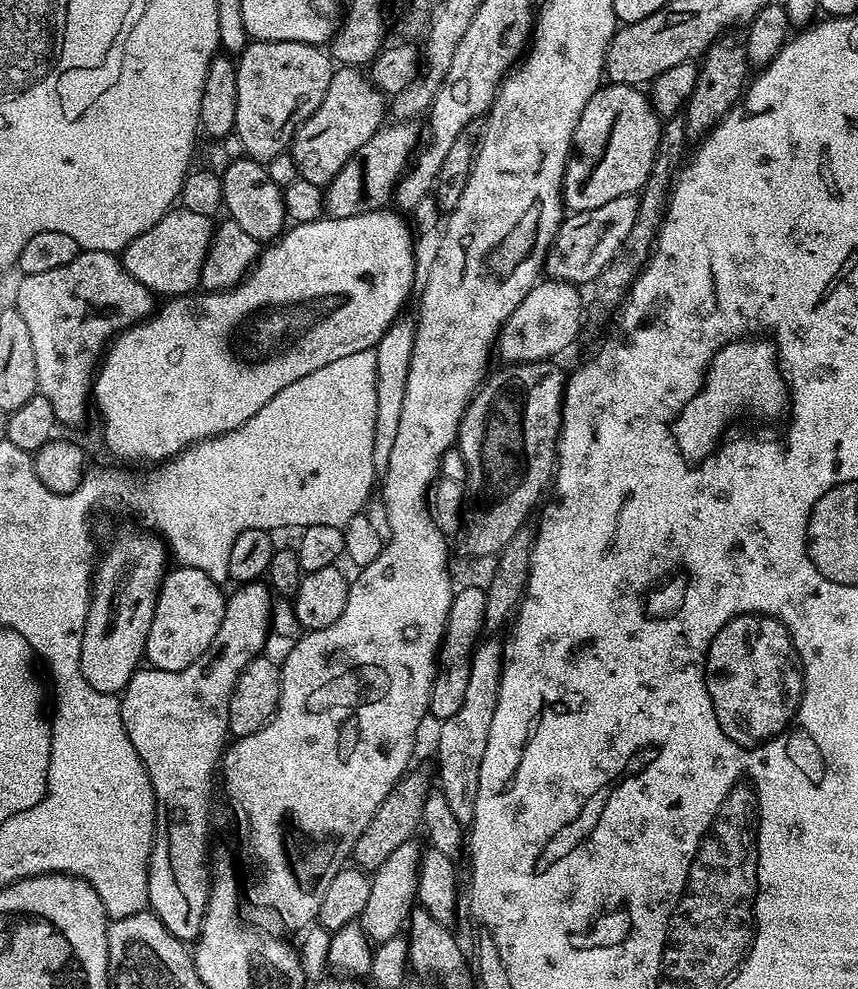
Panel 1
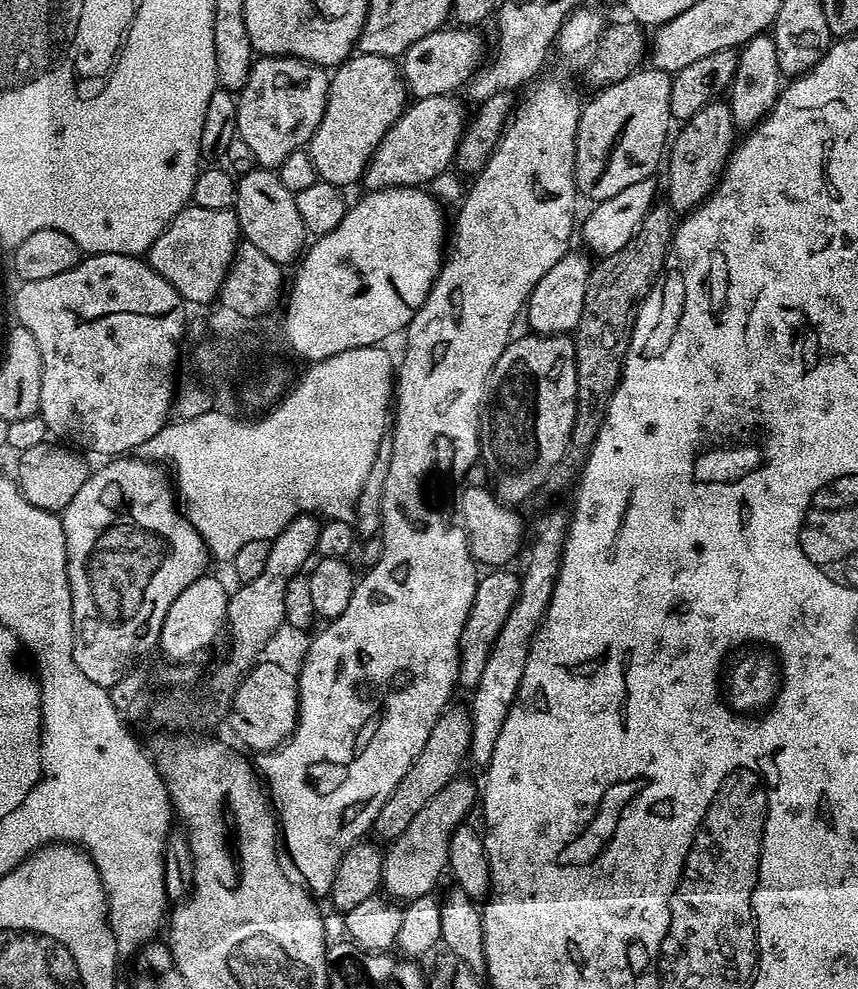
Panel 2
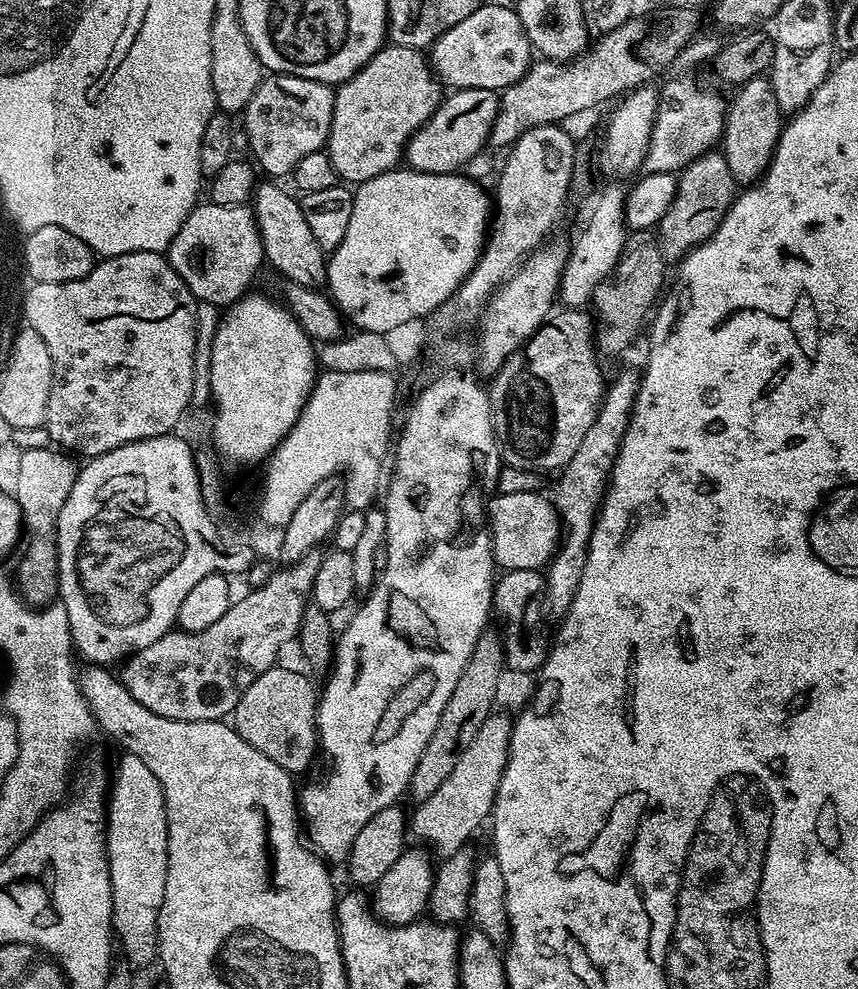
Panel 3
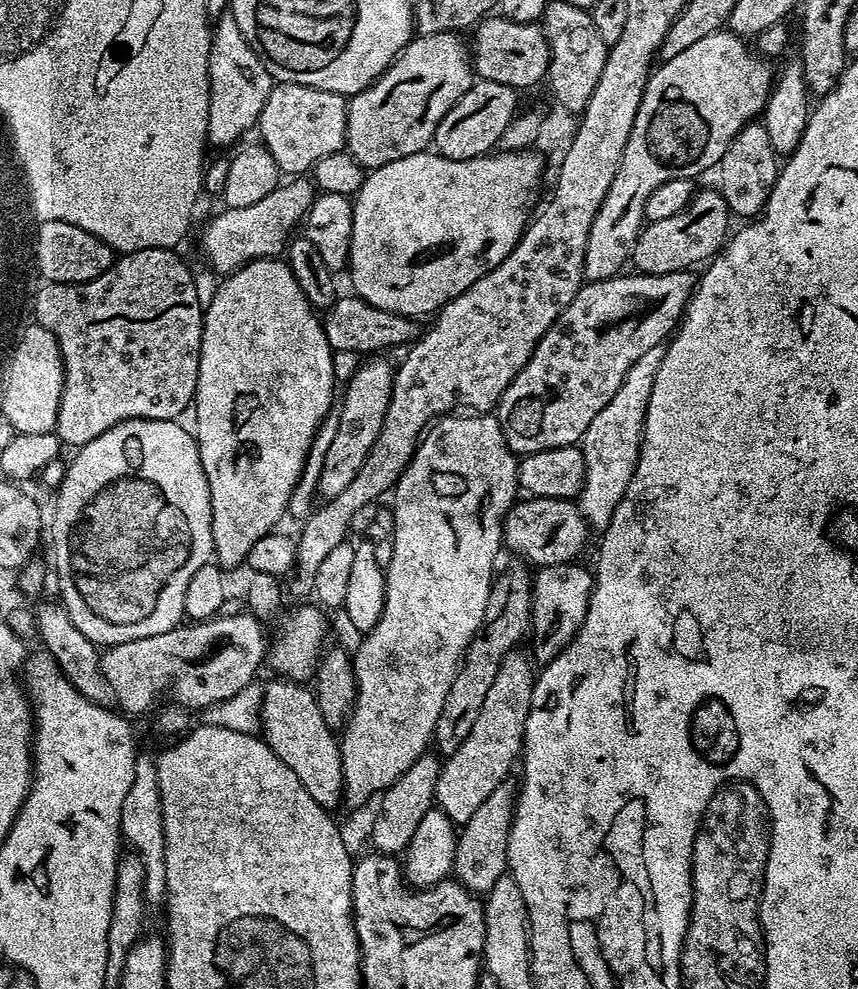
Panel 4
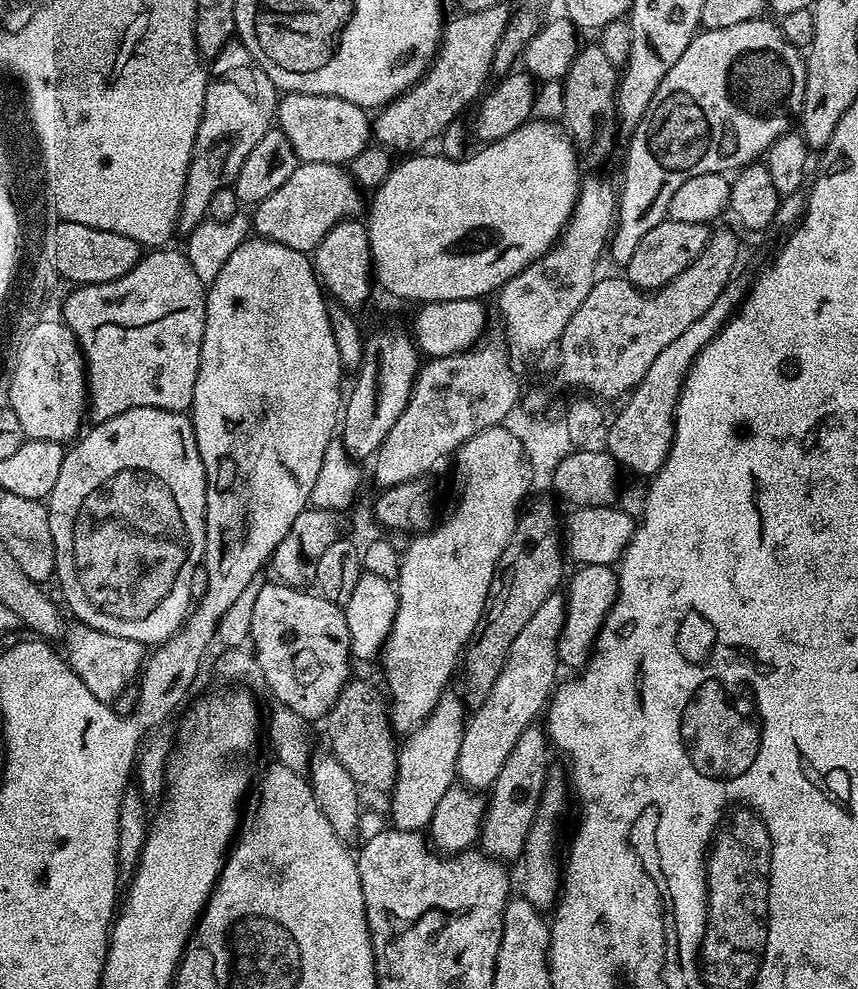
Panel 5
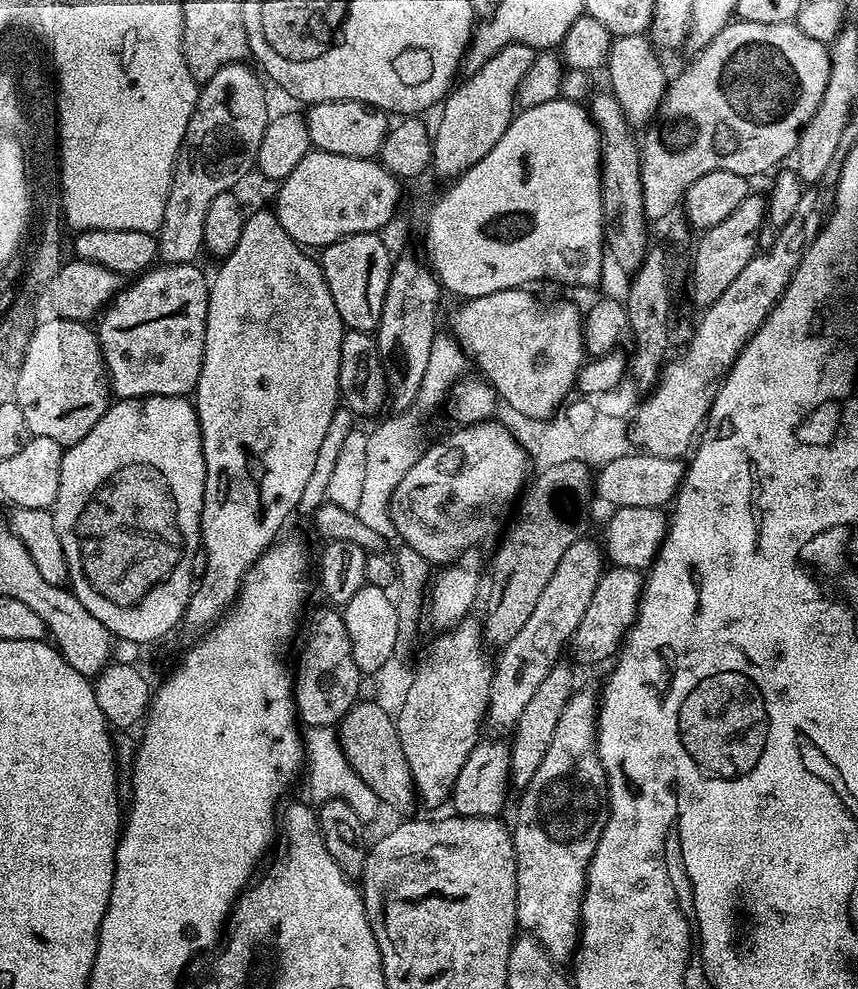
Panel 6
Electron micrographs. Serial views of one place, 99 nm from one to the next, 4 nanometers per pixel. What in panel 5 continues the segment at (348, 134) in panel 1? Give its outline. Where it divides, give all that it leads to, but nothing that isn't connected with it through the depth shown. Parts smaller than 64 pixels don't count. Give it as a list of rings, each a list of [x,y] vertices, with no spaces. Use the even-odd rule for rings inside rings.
[[[502,2],[486,10],[461,11],[459,15],[447,21],[436,59],[432,61],[424,79],[415,88],[375,113],[374,140],[377,145],[397,153],[404,152],[400,154],[415,153],[435,136],[437,139],[451,124],[457,123],[456,115],[463,108],[471,109],[481,99],[489,83],[488,76],[490,77],[496,44],[507,28],[510,8],[507,3]]]

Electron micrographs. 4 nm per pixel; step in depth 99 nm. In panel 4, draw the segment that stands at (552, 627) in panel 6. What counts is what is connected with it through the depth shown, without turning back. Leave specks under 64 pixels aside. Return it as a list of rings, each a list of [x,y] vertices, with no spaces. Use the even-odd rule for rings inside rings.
[[[520,650],[509,652],[494,678],[494,686],[490,686],[486,694],[486,702],[482,702],[482,714],[478,714],[474,730],[470,730],[462,746],[458,746],[458,750],[443,761],[435,803],[453,824],[464,825],[478,806],[482,806],[482,802],[486,802],[486,798],[490,798],[490,794],[494,794],[494,790],[509,779],[508,771],[515,760],[517,763],[524,747],[526,718],[532,709],[537,679],[537,673],[532,673],[531,662]]]

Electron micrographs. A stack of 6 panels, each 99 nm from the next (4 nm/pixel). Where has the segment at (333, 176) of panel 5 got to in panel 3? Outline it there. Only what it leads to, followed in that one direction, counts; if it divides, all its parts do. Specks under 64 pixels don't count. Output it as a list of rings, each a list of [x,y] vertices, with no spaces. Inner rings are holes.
[[[197,203],[182,222],[182,230],[174,234],[166,255],[197,301],[212,303],[220,310],[249,291],[248,283],[265,263],[256,214],[248,204]]]

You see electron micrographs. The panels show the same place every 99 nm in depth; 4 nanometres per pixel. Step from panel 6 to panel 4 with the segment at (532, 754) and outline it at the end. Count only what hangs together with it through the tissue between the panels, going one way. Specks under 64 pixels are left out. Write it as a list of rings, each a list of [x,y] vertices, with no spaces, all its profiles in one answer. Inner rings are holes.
[[[505,782],[478,806],[468,821],[459,829],[456,837],[454,876],[465,888],[476,894],[487,894],[508,872],[508,843],[512,819],[516,813],[518,788],[515,783]]]

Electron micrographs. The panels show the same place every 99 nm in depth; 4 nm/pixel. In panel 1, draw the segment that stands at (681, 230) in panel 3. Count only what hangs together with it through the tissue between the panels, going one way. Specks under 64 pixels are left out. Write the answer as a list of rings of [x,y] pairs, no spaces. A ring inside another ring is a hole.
[[[721,35],[709,46],[698,64],[696,85],[690,94],[683,114],[687,120],[687,135],[700,138],[712,131],[717,122],[735,105],[750,80],[750,65],[747,60],[745,41],[738,35]]]

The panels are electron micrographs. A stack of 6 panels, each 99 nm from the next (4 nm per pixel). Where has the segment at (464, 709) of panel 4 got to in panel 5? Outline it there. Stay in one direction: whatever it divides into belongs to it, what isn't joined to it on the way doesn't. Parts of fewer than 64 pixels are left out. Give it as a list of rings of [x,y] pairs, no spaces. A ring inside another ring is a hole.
[[[546,498],[536,499],[540,500],[534,501],[532,505],[529,503],[521,511],[514,534],[510,538],[510,542],[506,542],[506,550],[502,550],[502,558],[498,558],[498,566],[494,570],[494,578],[490,582],[490,590],[482,618],[478,622],[474,634],[464,646],[462,653],[464,692],[462,691],[462,699],[465,705],[472,710],[480,708],[482,702],[486,702],[494,682],[498,682],[498,674],[502,674],[502,666],[510,654],[510,646],[514,642],[514,638],[518,638],[522,626],[526,626],[526,622],[530,622],[530,618],[538,611],[538,606],[542,606],[542,602],[546,602],[546,598],[553,596],[559,589],[556,588],[559,584],[561,587],[566,576],[566,571],[564,572],[566,553],[562,547],[561,533],[558,531],[558,520],[556,524],[556,508],[550,501],[542,500]]]

